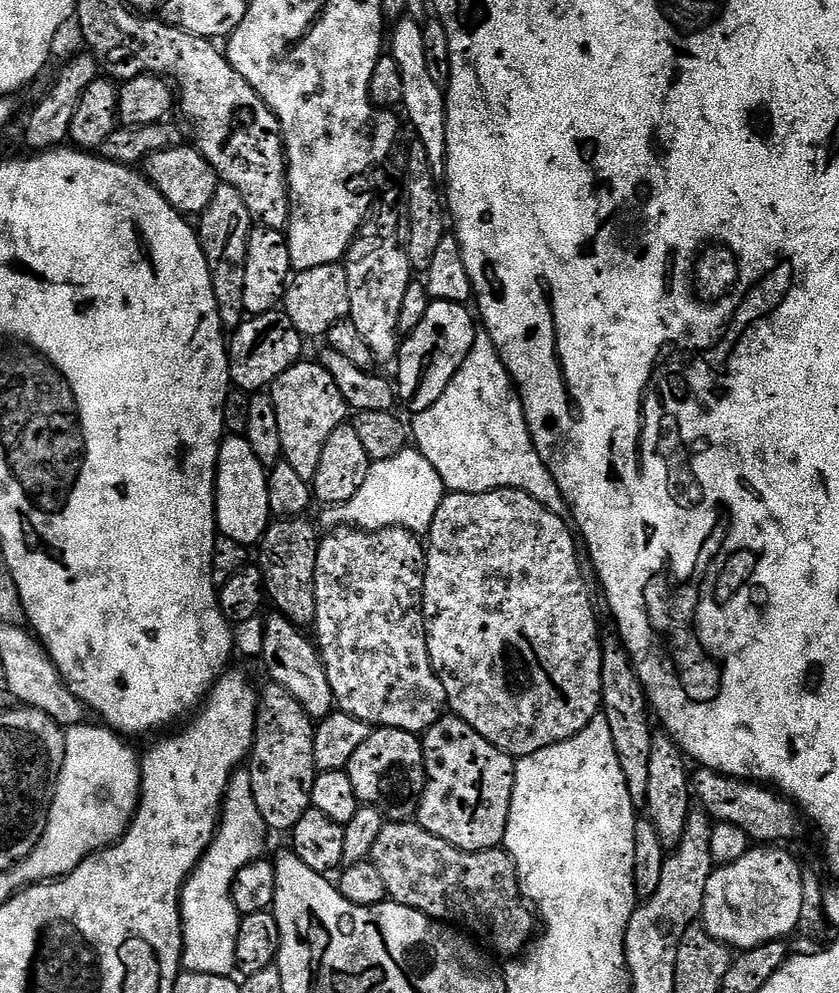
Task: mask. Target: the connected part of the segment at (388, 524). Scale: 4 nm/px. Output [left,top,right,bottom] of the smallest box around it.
[355,450,446,534]

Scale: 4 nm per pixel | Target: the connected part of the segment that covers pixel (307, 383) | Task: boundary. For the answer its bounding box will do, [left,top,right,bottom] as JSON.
[270,362,349,482]

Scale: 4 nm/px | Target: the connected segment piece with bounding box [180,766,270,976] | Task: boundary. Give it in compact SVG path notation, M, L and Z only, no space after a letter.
M241 766L232 773L228 780L227 794L221 811L221 824L212 845L204 852L203 859L197 864L180 893L180 919L184 921L184 954L182 964L188 972L215 972L217 976L227 976L237 967L236 947L240 933L242 913L236 907L234 897L235 881L238 873L250 863L255 863L264 850L264 836L269 835L269 828L258 810L254 800L251 771Z

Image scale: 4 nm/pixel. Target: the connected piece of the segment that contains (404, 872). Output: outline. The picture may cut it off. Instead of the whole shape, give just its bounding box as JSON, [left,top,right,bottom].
[370,822,534,953]

